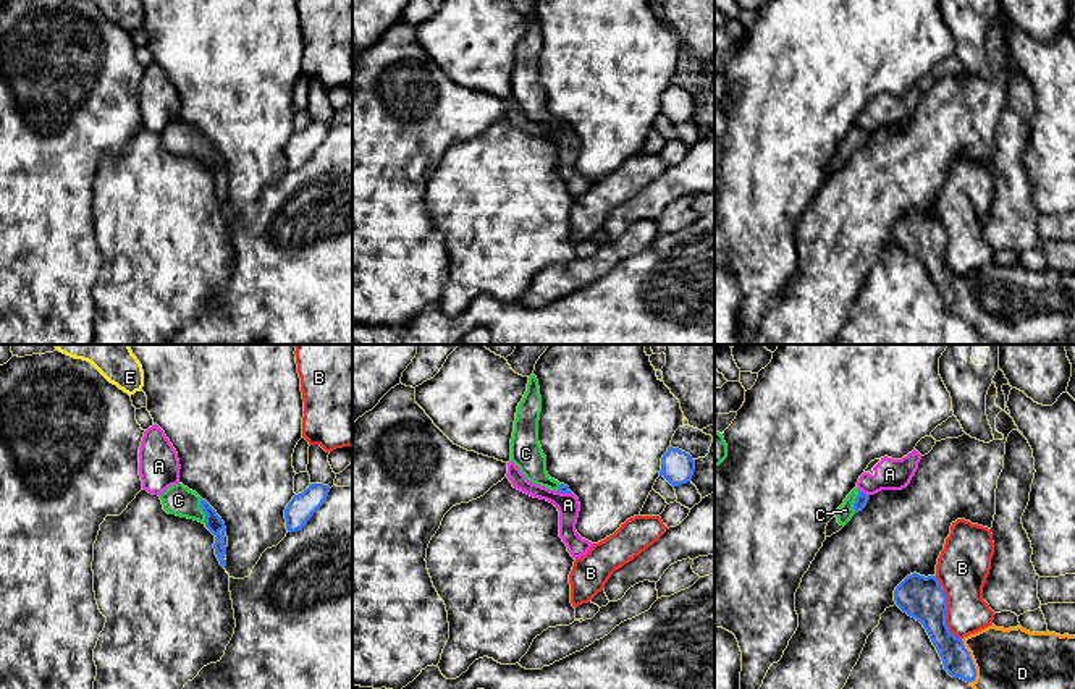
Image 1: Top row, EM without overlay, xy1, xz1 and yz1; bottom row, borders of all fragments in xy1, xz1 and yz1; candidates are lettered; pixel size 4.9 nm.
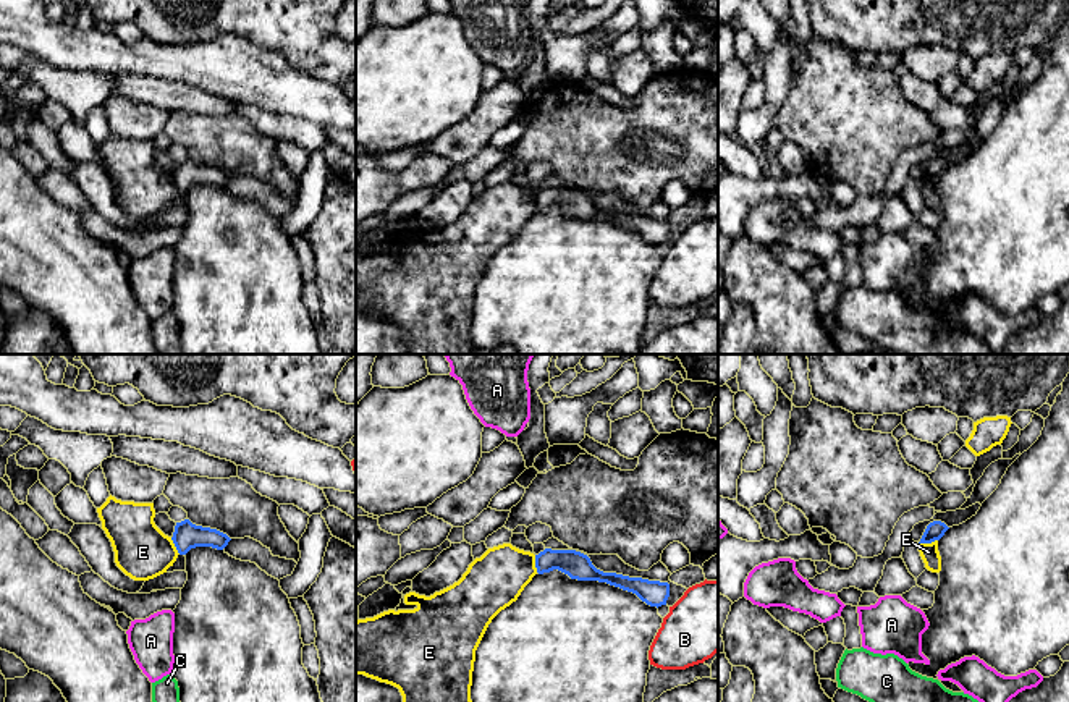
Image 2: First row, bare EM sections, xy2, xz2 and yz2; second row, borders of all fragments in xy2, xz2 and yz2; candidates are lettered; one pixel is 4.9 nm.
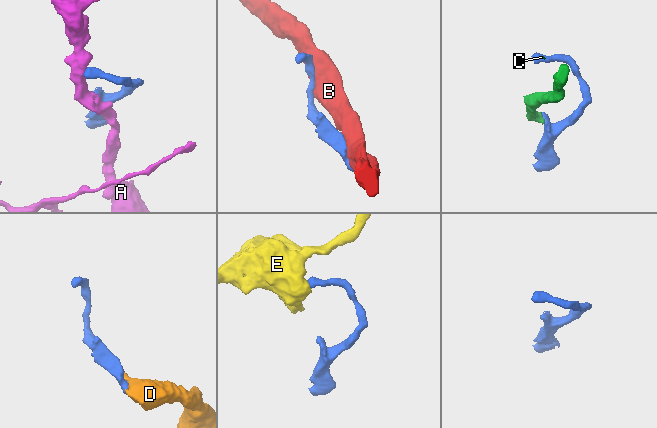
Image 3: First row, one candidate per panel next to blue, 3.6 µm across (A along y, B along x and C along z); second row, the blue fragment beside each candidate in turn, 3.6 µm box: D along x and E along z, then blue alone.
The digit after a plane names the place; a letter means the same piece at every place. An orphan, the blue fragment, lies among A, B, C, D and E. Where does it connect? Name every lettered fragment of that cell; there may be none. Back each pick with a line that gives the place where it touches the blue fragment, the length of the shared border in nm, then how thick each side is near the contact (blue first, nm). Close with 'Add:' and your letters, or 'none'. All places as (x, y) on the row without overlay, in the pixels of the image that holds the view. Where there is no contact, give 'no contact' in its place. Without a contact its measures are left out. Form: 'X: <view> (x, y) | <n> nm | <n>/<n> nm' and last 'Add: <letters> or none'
C: xy1 (202, 147) | 130 nm | 90/150 nm
D: yz1 (972, 300) | 220 nm | 140/420 nm
Add: C, D

